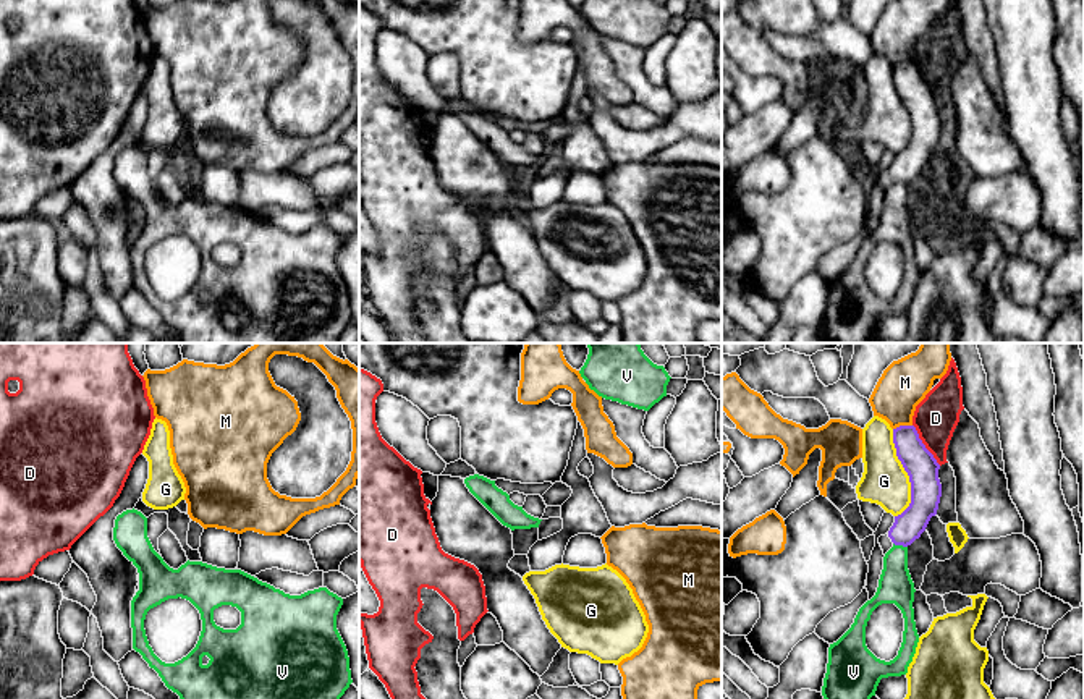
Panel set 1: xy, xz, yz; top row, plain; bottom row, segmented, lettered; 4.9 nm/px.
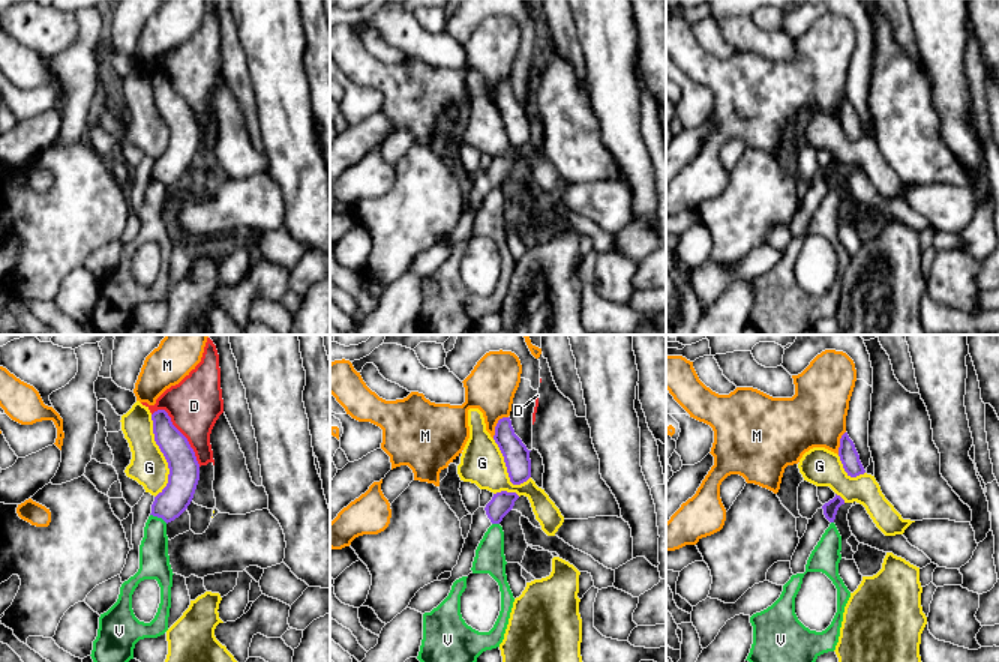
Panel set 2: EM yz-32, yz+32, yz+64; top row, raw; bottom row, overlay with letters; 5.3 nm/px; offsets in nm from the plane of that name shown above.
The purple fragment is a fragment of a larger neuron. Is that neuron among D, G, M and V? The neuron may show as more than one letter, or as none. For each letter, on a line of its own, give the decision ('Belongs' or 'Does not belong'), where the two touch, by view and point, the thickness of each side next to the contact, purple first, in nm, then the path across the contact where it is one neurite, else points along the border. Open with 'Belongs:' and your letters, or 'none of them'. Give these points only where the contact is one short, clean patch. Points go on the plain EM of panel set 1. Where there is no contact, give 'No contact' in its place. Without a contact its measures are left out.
Belongs: none of them
D: Does not belong. Touches purple at yz (924, 83). Thickness 160 nm (purple) against 220 nm
G: Does not belong. Touches purple at yz (906, 109). Thickness 160 nm (purple) against 220 nm
M: Does not belong. Touches purple at yz (901, 63). Thickness 160 nm (purple) against 240 nm. Boundary: yz (911, 62), (901, 62), (893, 67)
V: Does not belong. Touches purple at yz (900, 182). Thickness 150 nm (purple) against 180 nm. Boundary: yz (893, 180), (906, 185)

